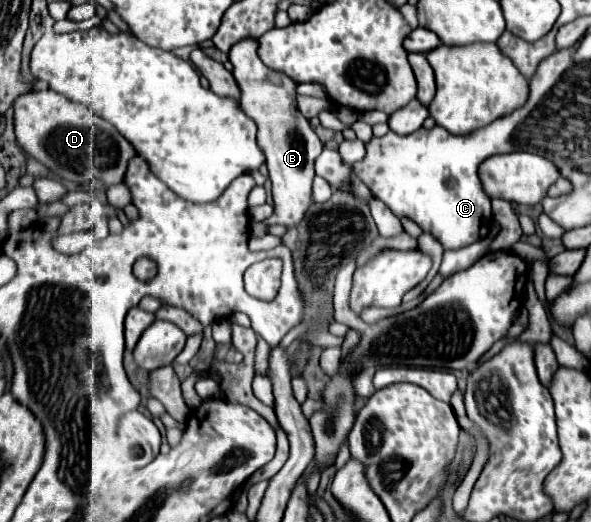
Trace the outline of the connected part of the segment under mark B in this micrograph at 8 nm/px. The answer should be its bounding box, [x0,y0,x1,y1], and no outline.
[229,39,323,225]

